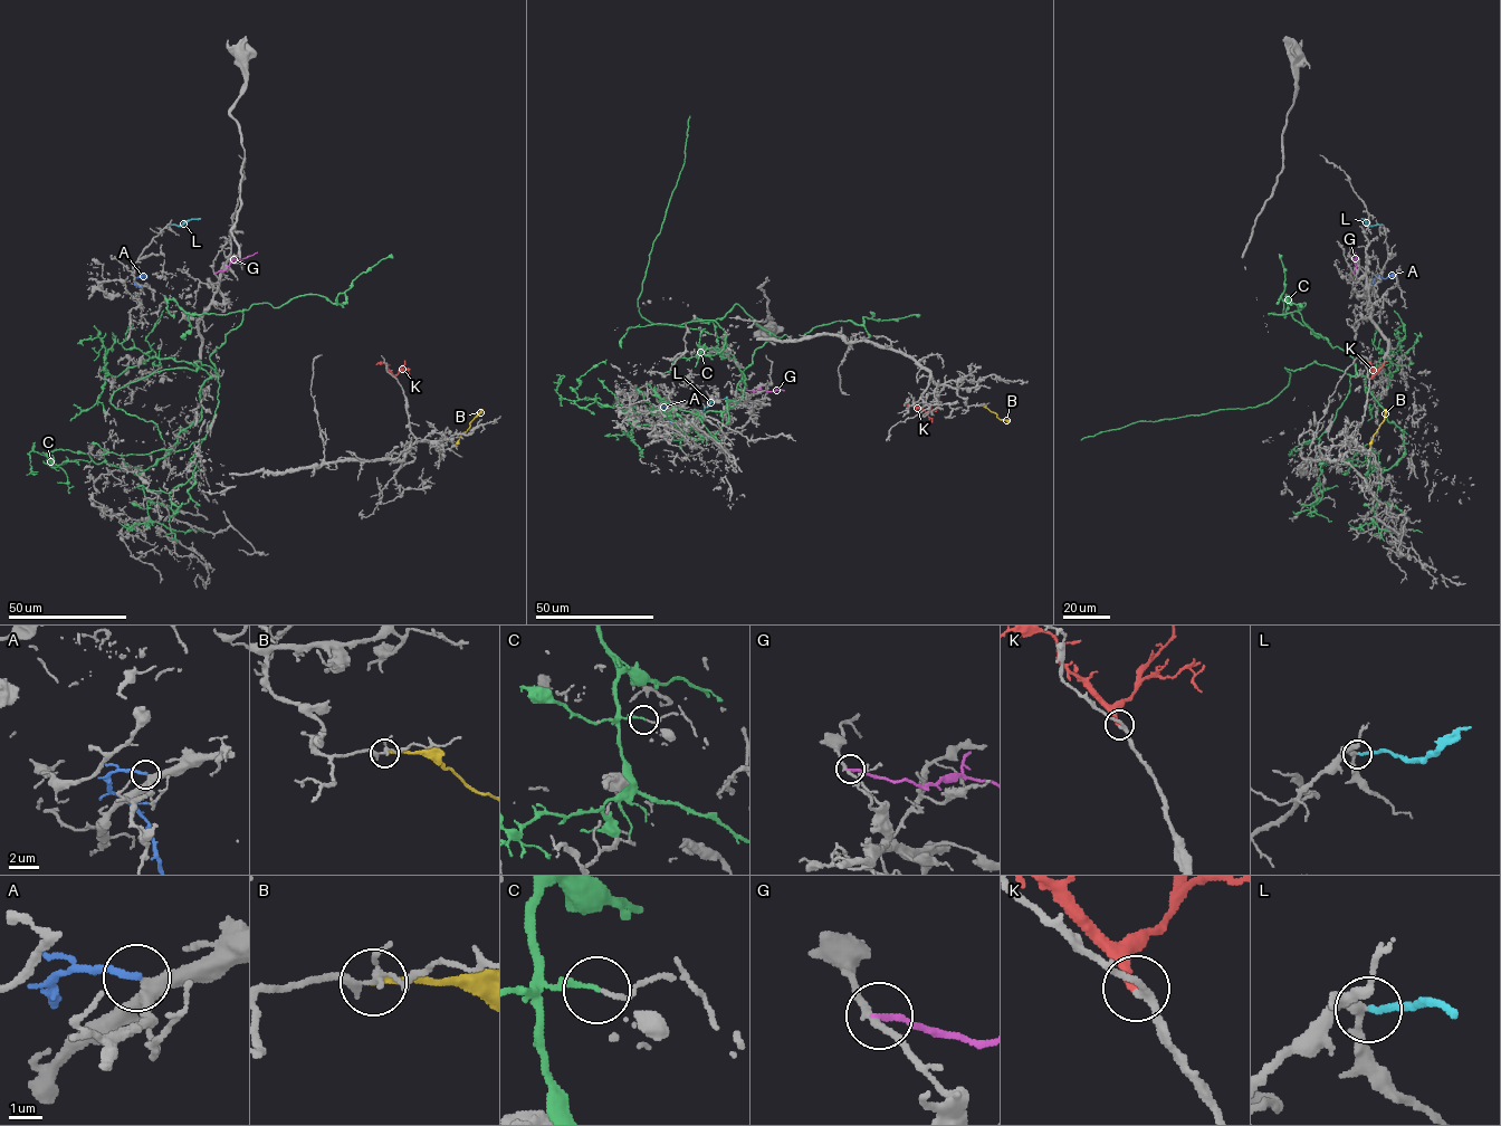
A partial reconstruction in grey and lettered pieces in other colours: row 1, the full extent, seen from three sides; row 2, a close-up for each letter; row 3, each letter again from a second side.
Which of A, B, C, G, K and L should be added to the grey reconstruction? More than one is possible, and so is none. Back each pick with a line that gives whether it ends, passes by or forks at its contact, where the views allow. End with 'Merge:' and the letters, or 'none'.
A: it ends
K: it ends
L: it ends
Merge: A, K, L

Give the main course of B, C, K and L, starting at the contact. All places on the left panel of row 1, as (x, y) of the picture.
B: (449, 448), (481, 409)
C: (152, 508), (142, 475), (201, 419), (212, 368), (164, 369), (113, 394), (110, 403), (154, 422), (163, 440)
K: (395, 378), (384, 363), (375, 364)
L: (170, 225), (182, 225), (200, 219)

